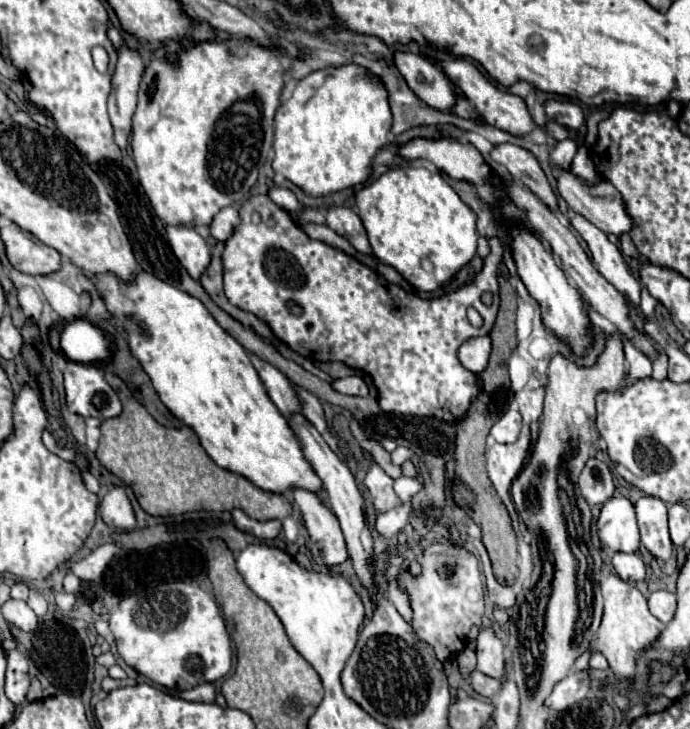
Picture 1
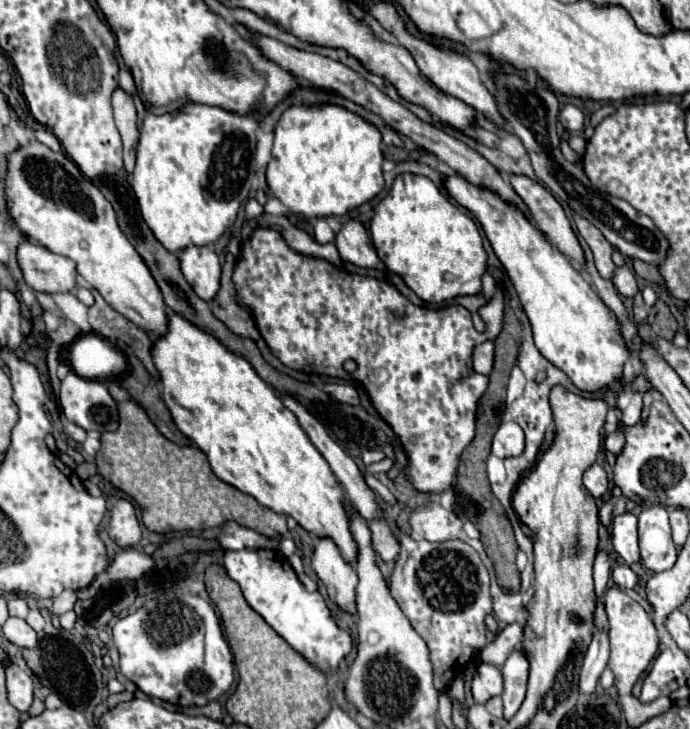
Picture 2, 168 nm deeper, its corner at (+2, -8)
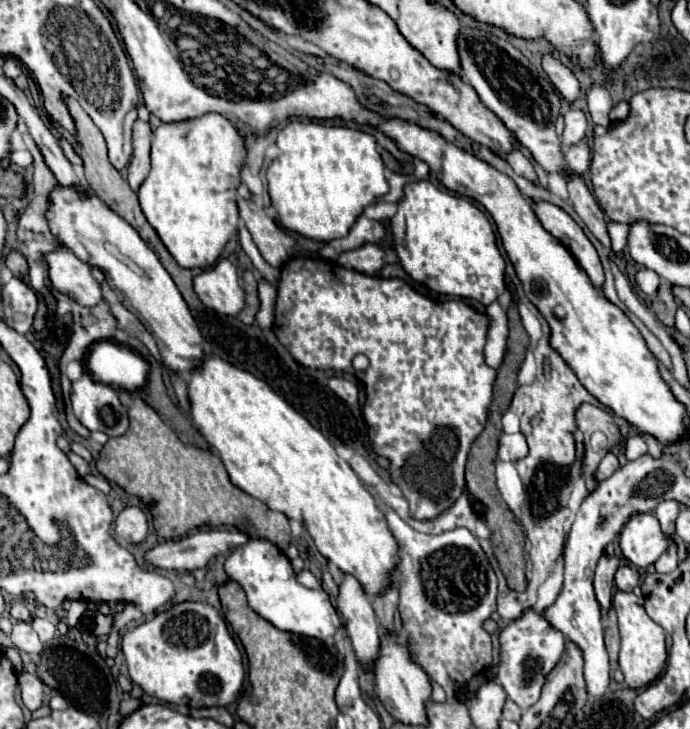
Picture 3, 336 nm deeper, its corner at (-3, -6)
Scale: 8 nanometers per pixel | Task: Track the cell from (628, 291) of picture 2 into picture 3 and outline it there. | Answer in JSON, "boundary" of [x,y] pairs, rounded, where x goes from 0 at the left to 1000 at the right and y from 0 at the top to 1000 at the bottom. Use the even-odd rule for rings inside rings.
{"boundary":[[[881,306],[881,320],[887,325],[887,344],[896,350],[907,339],[907,325],[910,325],[910,309],[907,306]]]}

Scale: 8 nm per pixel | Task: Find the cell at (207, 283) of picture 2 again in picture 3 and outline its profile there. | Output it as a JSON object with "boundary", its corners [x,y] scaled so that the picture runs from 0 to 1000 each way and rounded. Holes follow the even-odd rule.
{"boundary":[[[319,355],[310,366],[284,377],[281,399],[296,418],[304,418],[304,424],[322,432],[345,432],[354,418],[354,399],[345,388],[342,366],[330,355]]]}

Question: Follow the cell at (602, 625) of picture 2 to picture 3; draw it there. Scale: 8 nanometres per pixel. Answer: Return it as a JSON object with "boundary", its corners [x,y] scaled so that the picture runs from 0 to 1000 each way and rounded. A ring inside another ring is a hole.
{"boundary":[[[893,761],[870,764],[864,789],[861,789],[861,813],[870,827],[870,835],[884,835],[887,833],[887,802],[890,802],[890,786],[899,775],[899,767]]]}

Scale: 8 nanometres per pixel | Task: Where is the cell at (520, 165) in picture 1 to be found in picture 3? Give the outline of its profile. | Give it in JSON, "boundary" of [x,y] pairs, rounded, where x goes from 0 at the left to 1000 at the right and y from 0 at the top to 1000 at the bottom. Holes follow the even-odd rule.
{"boundary":[[[774,276],[774,292],[786,311],[826,342],[841,366],[852,374],[861,394],[870,396],[875,388],[875,372],[867,347],[855,328],[846,322],[843,311],[817,287],[794,276]]]}

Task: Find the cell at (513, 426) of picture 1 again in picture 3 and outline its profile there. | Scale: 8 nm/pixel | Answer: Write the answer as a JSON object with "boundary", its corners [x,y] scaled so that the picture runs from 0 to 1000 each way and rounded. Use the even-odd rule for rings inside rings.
{"boundary":[[[751,591],[751,594],[728,594],[725,599],[725,616],[722,616],[722,630],[725,632],[751,632],[757,627],[762,627],[765,621],[765,610],[762,610],[762,599]]]}

